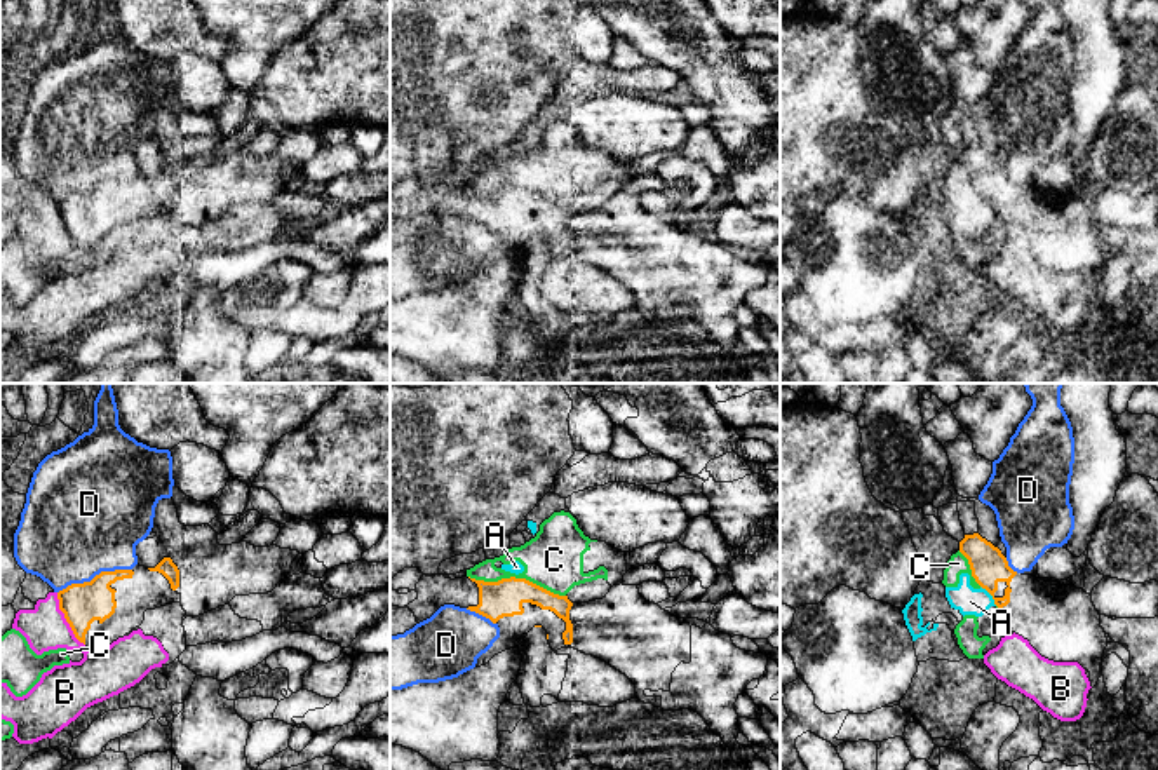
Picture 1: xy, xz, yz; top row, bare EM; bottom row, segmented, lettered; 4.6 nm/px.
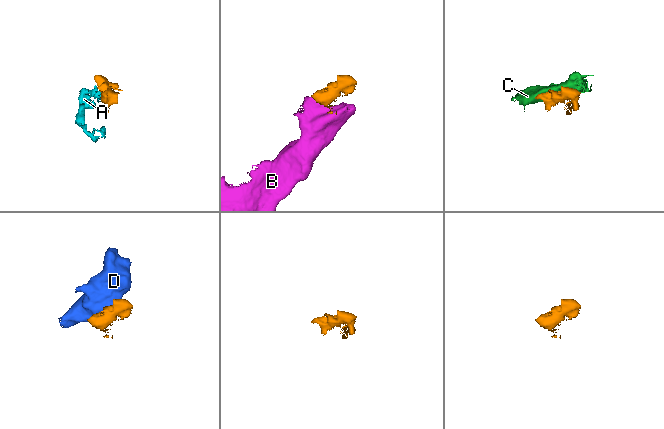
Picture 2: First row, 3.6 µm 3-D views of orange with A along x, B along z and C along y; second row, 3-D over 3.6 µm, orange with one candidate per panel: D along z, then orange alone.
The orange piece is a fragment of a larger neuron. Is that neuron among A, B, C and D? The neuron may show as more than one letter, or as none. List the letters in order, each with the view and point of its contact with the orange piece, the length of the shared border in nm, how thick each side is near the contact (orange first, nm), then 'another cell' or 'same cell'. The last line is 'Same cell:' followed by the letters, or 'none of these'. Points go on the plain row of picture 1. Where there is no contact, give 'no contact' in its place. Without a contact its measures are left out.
A: meets orange in yz at (991, 204); contact 120 nm long; 170 nm thick on the orange side, 130 nm on the other; another cell
B: meets orange in xy at (65, 227); contact 280 nm long; 190 nm thick on the orange side, 200 nm on the other; another cell
C: meets orange in xz at (518, 189); contact 460 nm long; 170 nm thick on the orange side, 280 nm on the other; another cell
D: meets orange in xy at (96, 185); contact 360 nm long; 190 nm thick on the orange side, 480 nm on the other; another cell
Same cell: none of these

